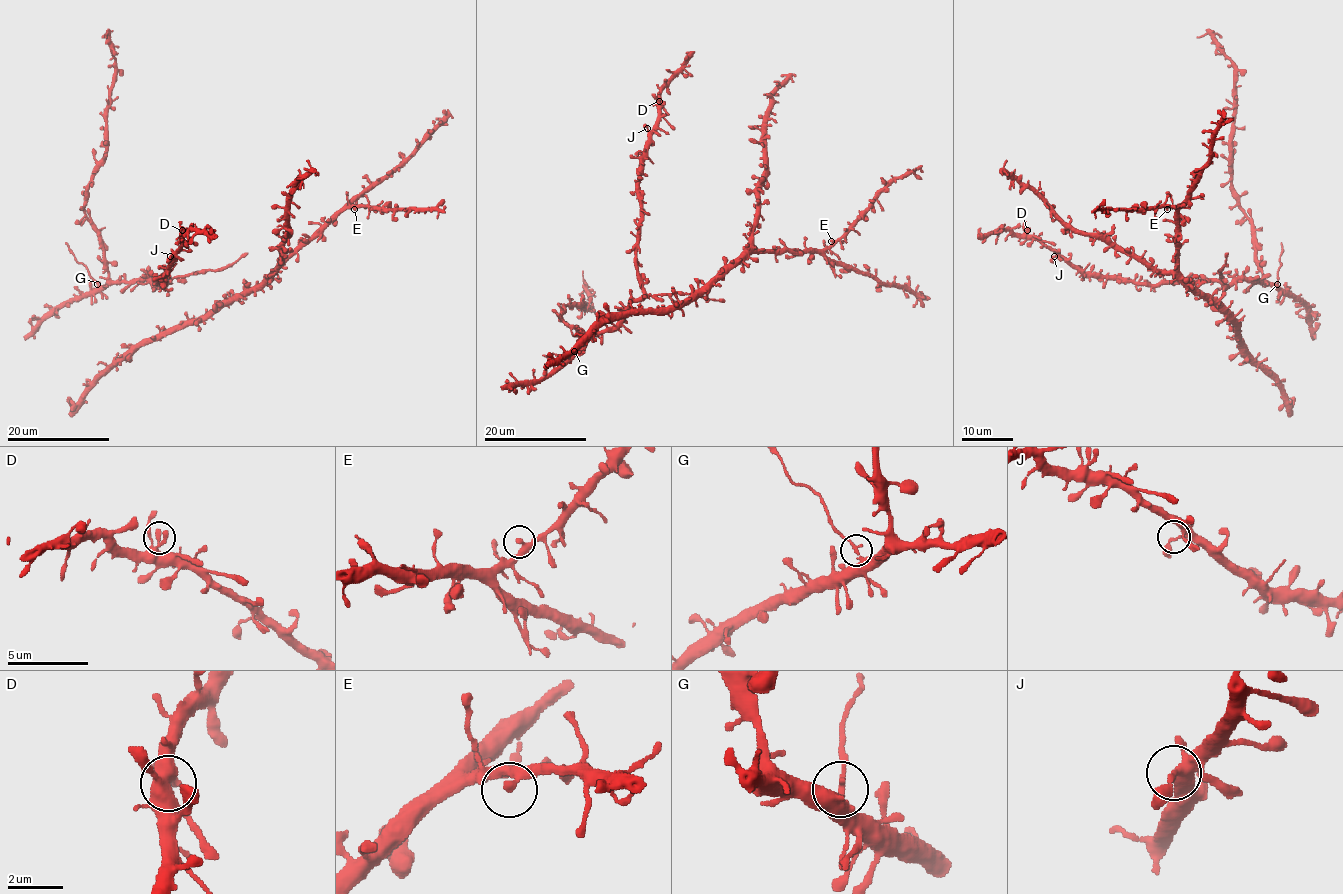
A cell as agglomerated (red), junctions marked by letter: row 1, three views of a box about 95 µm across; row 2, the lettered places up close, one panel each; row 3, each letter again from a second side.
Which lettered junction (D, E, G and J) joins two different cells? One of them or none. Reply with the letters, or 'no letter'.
G

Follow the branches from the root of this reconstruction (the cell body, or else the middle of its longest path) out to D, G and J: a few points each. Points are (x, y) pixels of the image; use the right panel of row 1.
D: (1221, 276), (1220, 280), (1158, 284), (1083, 276), (1028, 235), (1027, 230)
G: (1221, 276), (1226, 285), (1240, 280), (1277, 284)
J: (1221, 276), (1220, 280), (1189, 283), (1132, 283), (1083, 276), (1060, 257), (1054, 256)

